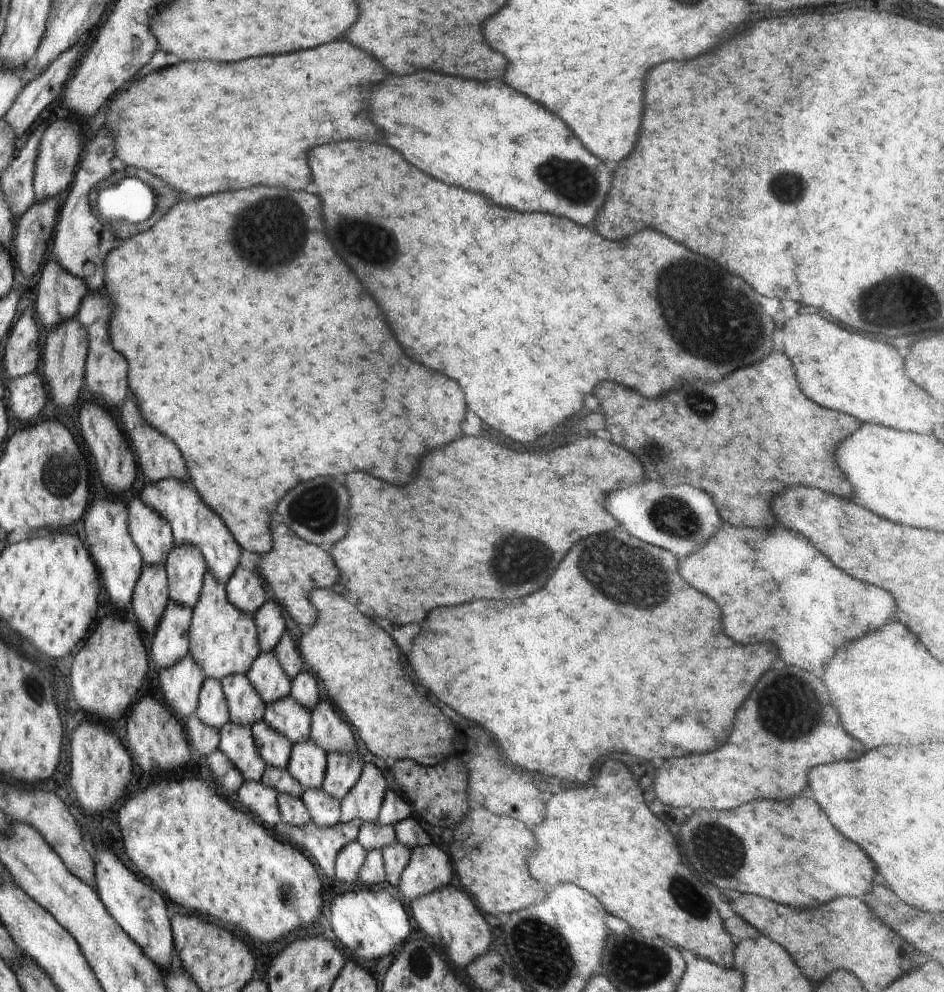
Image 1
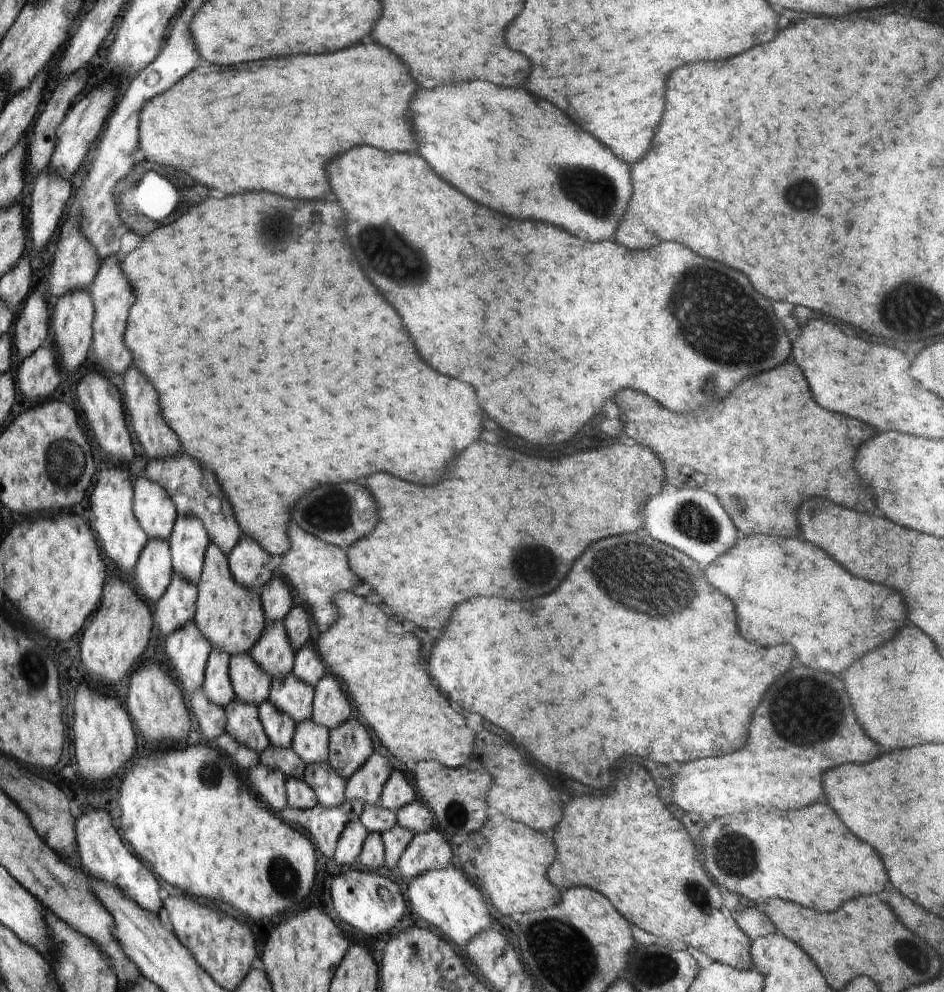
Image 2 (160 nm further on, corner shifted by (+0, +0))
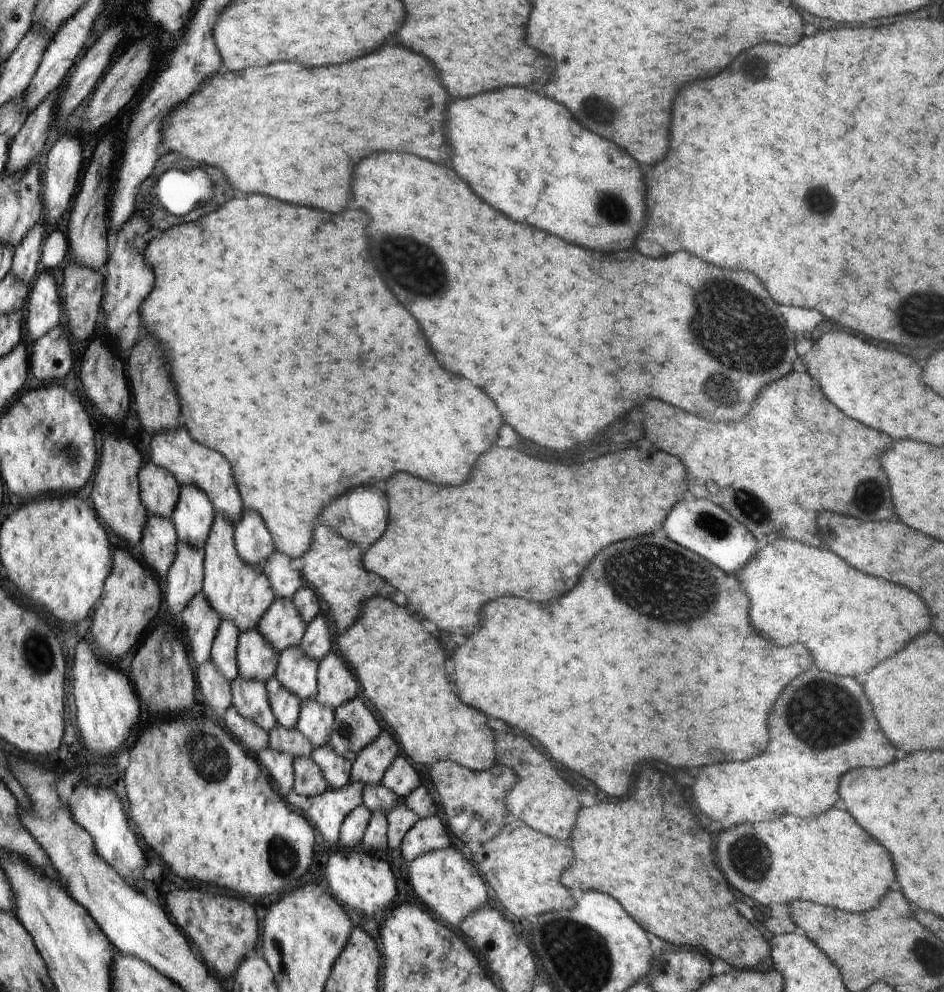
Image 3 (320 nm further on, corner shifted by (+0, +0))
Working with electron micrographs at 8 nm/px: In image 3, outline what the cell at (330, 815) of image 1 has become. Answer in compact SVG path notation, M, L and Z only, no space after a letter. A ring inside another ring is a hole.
M329 742L316 747L310 755L313 761L322 769L329 788L337 789L351 781L353 761L341 754L337 754Z

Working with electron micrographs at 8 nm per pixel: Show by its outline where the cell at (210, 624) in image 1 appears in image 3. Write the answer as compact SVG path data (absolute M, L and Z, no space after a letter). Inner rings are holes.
M215 513L204 548L202 592L207 596L210 606L222 619L233 620L240 631L256 628L264 613L274 604L276 594L262 569L247 563L240 556L235 542L235 524L224 513Z

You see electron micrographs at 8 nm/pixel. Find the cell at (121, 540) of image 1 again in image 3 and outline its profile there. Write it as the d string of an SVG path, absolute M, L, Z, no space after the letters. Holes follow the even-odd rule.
M106 436L104 448L96 478L94 478L94 490L92 500L96 510L99 510L100 518L108 523L114 532L124 538L128 544L138 544L142 541L143 530L147 525L148 510L141 498L138 470L142 468L142 456L132 441L116 436Z

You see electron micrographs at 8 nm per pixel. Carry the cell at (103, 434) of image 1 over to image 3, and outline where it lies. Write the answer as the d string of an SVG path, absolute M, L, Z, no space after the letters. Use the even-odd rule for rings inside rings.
M99 338L94 339L90 348L86 350L81 366L82 378L80 379L86 389L86 394L98 406L102 414L106 414L112 420L120 420L130 406L130 392L128 392L128 384L126 384L122 366L124 364L120 362L120 358L116 358Z

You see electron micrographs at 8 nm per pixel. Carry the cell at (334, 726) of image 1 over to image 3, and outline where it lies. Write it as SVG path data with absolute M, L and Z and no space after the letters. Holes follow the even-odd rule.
M332 650L319 662L315 700L335 710L356 698L358 681L346 660Z

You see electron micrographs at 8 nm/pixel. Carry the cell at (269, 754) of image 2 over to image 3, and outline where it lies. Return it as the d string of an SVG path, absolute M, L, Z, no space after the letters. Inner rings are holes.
M278 723L269 730L268 747L291 754L293 757L308 756L313 751L310 739L296 727L288 728Z

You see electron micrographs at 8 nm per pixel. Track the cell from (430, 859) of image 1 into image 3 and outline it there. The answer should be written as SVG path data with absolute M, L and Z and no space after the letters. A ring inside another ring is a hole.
M438 815L419 818L402 839L400 851L410 864L420 853L441 849L450 845L450 838Z

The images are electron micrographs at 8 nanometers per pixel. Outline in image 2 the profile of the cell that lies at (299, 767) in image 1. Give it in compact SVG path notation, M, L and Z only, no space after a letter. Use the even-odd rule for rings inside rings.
M311 719L297 724L291 748L306 766L326 762L329 752L329 730L324 726L318 726Z

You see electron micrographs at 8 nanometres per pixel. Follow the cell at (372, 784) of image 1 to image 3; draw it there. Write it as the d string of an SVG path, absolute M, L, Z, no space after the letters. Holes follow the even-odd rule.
M382 730L356 755L351 766L350 780L364 785L382 782L386 769L399 754L400 748L397 740L388 730Z

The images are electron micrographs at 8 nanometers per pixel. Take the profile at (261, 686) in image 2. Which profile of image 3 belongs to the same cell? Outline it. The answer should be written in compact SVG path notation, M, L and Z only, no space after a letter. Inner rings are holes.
M256 628L240 631L237 648L239 675L266 682L278 668L280 654Z

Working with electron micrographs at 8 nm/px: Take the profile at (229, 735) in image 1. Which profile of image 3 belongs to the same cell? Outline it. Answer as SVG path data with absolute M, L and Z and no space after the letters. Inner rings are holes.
M238 675L231 682L233 704L237 711L268 732L277 723L272 712L266 683L257 678Z

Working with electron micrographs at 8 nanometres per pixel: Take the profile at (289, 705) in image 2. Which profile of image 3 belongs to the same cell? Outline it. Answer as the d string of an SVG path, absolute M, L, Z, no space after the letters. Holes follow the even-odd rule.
M298 644L283 650L274 676L293 695L305 701L315 698L317 693L318 667L319 662L308 656Z

